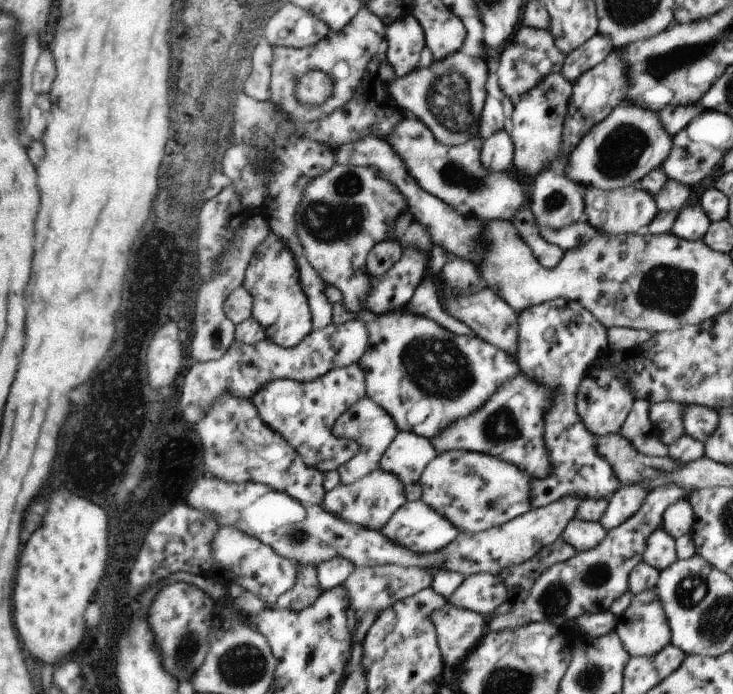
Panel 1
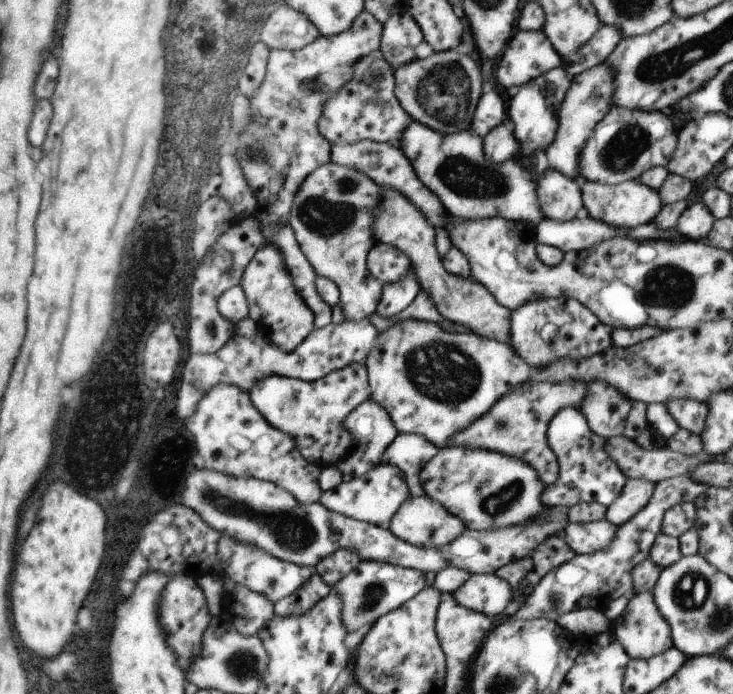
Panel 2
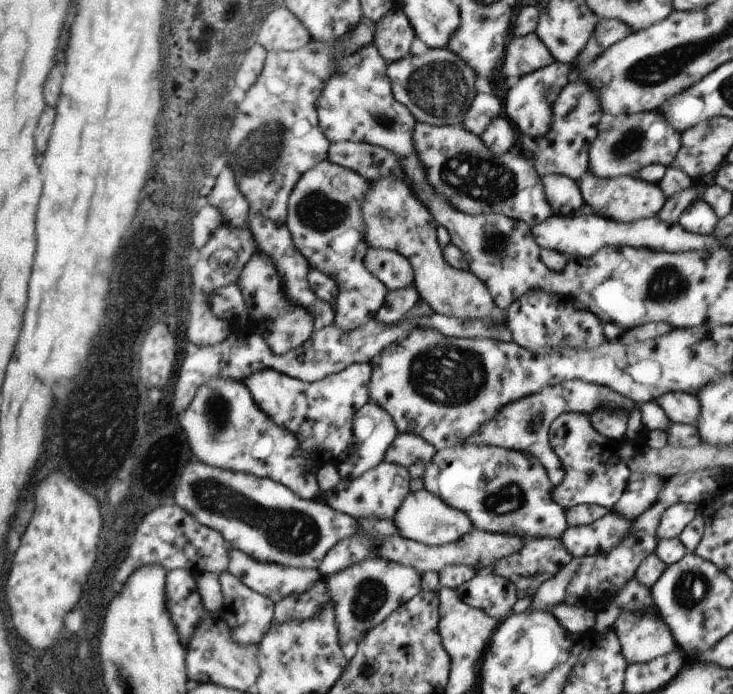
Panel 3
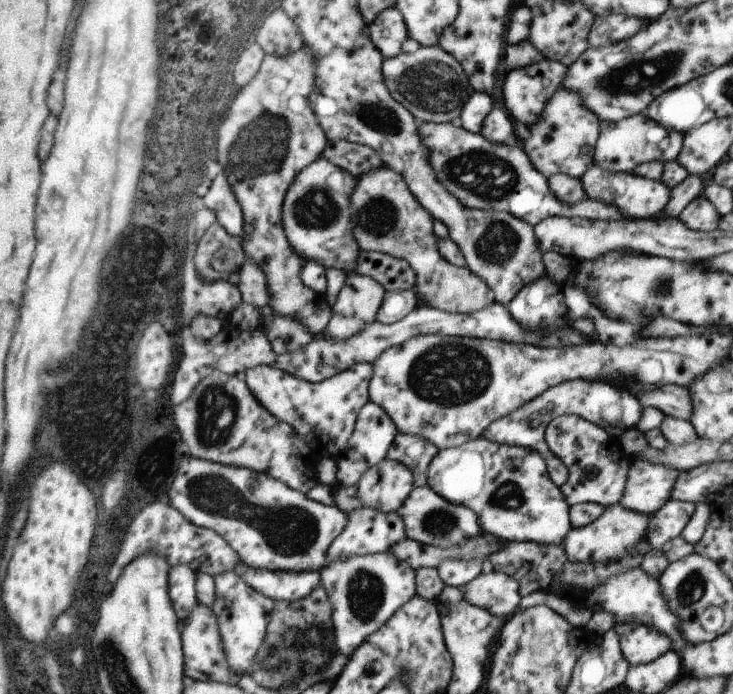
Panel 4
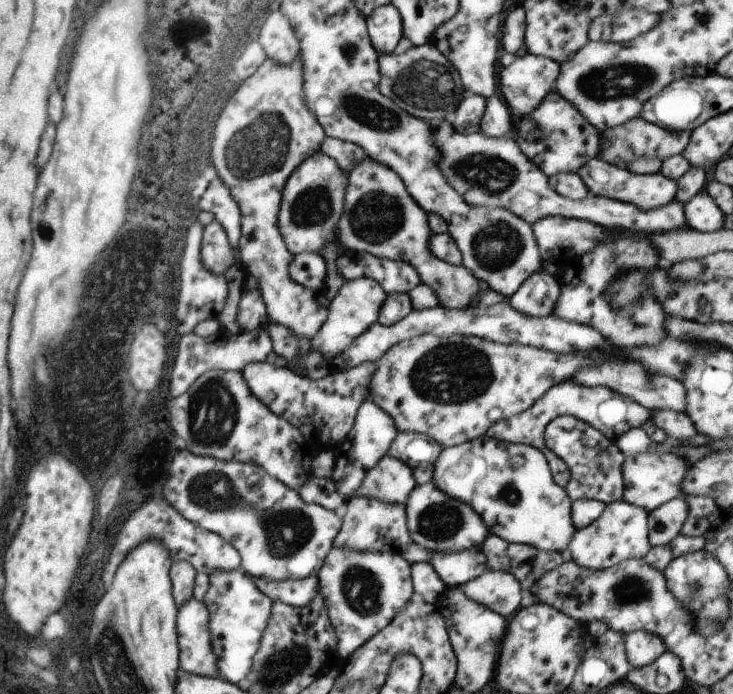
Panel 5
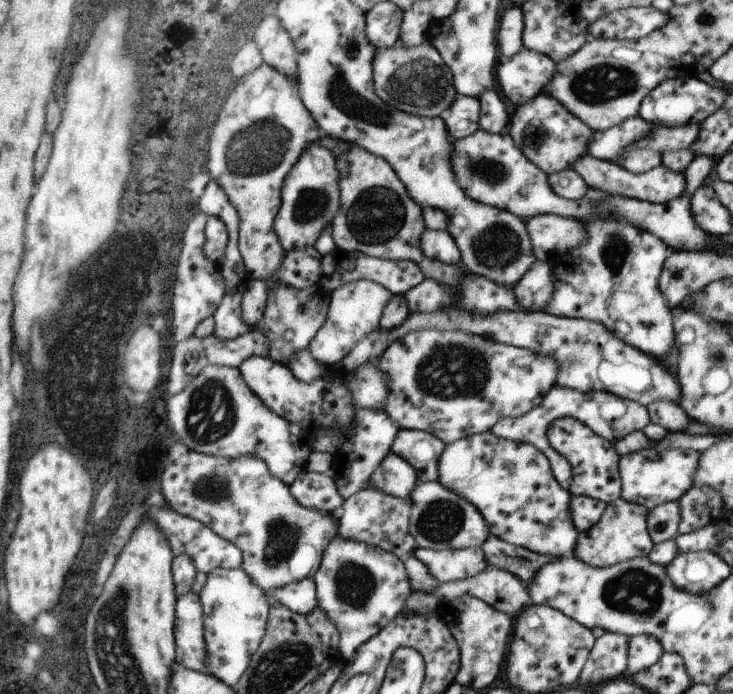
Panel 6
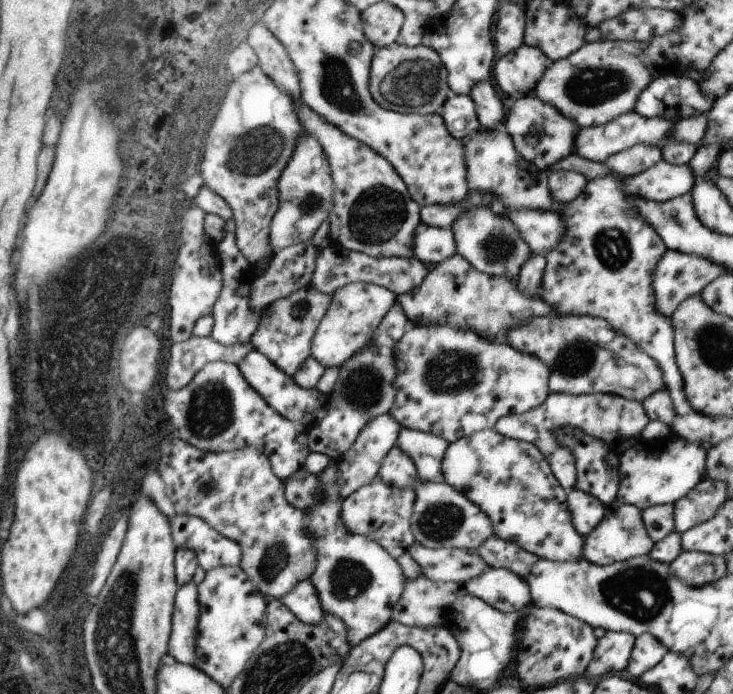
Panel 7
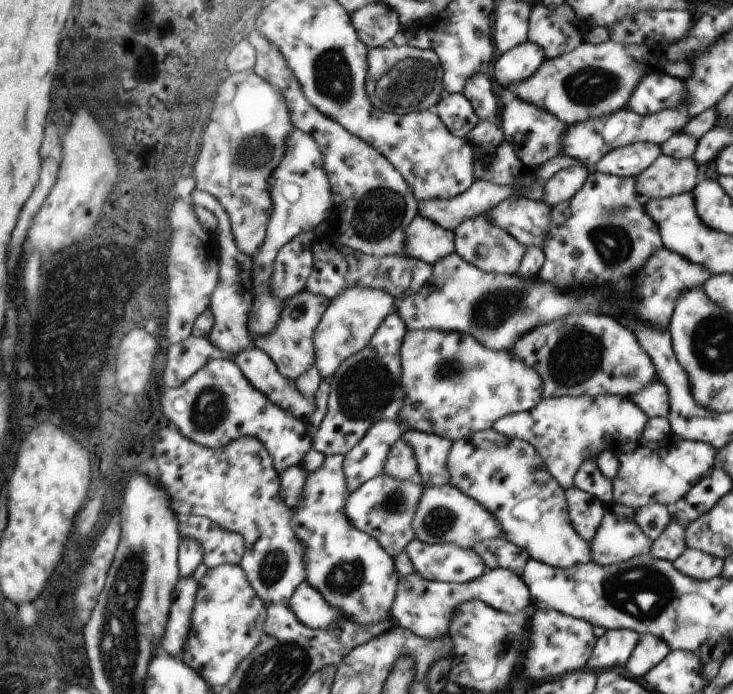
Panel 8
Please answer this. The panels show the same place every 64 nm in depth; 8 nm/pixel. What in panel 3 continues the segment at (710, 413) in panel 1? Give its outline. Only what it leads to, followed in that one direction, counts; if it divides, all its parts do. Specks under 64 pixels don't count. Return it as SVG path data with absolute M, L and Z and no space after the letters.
M665 392L665 396L659 396L653 402L661 406L671 424L687 424L695 428L695 422L701 412L701 406L695 396L683 392Z

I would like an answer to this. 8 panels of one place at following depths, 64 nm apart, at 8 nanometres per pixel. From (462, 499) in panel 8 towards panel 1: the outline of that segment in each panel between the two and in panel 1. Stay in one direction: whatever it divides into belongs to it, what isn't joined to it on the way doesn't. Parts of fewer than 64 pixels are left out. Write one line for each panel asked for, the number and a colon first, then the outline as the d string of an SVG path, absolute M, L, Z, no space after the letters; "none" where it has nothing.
1: M421 498L417 502L405 502L395 514L393 518L385 524L385 528L381 528L379 532L383 532L387 538L391 538L393 542L415 550L417 554L431 554L441 550L443 546L447 546L449 542L453 542L459 534L459 528L453 526L451 520L447 520L445 516L441 516L437 510L433 510L431 506L427 506Z
2: M423 494L423 496L415 496L415 498L409 496L403 502L403 506L393 516L389 530L397 538L401 538L409 544L415 544L415 546L421 546L421 548L441 548L441 546L447 546L453 540L457 540L457 536L461 536L467 530L467 524L465 524L463 518L447 512L447 508L443 508L441 502L435 502L433 498Z
3: M411 490L409 496L405 498L405 502L401 504L401 508L397 510L397 514L393 516L393 520L399 528L401 538L413 540L419 544L427 544L427 546L447 546L475 530L469 514L453 510L449 504L445 504L439 496L431 494L429 490L419 490L419 492Z
4: M423 486L423 488L413 488L413 492L409 494L409 498L405 500L405 504L397 510L397 514L401 514L403 524L405 524L405 532L409 540L421 542L425 546L435 546L435 548L457 548L463 546L465 542L477 538L483 534L477 514L467 508L467 506L457 506L451 504L449 500L441 498L431 486Z
5: M433 482L427 484L415 484L413 494L409 496L409 504L405 504L407 510L407 528L411 542L421 546L427 552L463 552L481 548L483 540L489 536L483 520L479 518L477 510L473 506L467 506L459 502L457 498L447 496L439 486Z
6: M425 482L417 484L411 498L411 518L409 518L409 532L415 540L417 548L423 550L473 550L481 548L489 536L489 526L485 518L479 514L477 506L467 502L463 496L455 494L453 490L445 488L441 482Z
7: M421 484L415 488L415 504L411 514L411 534L425 548L457 548L475 550L481 542L495 536L491 518L465 494L447 484Z

